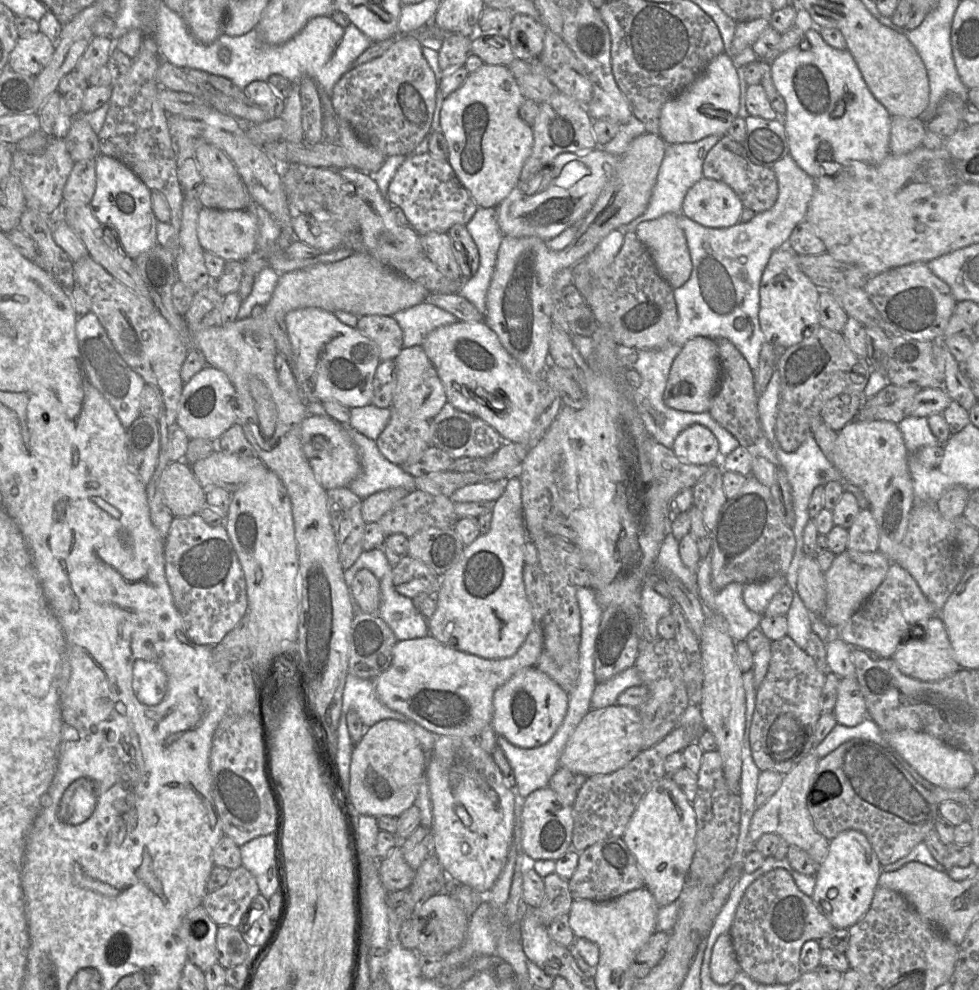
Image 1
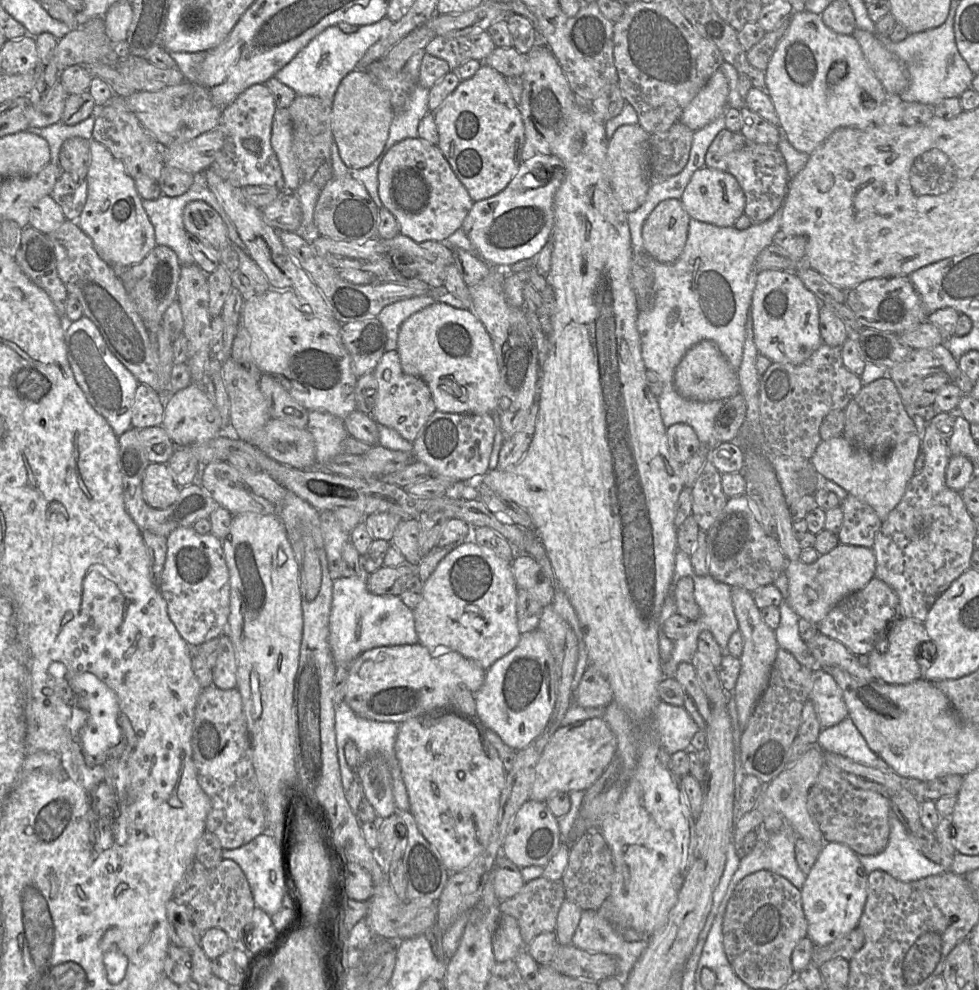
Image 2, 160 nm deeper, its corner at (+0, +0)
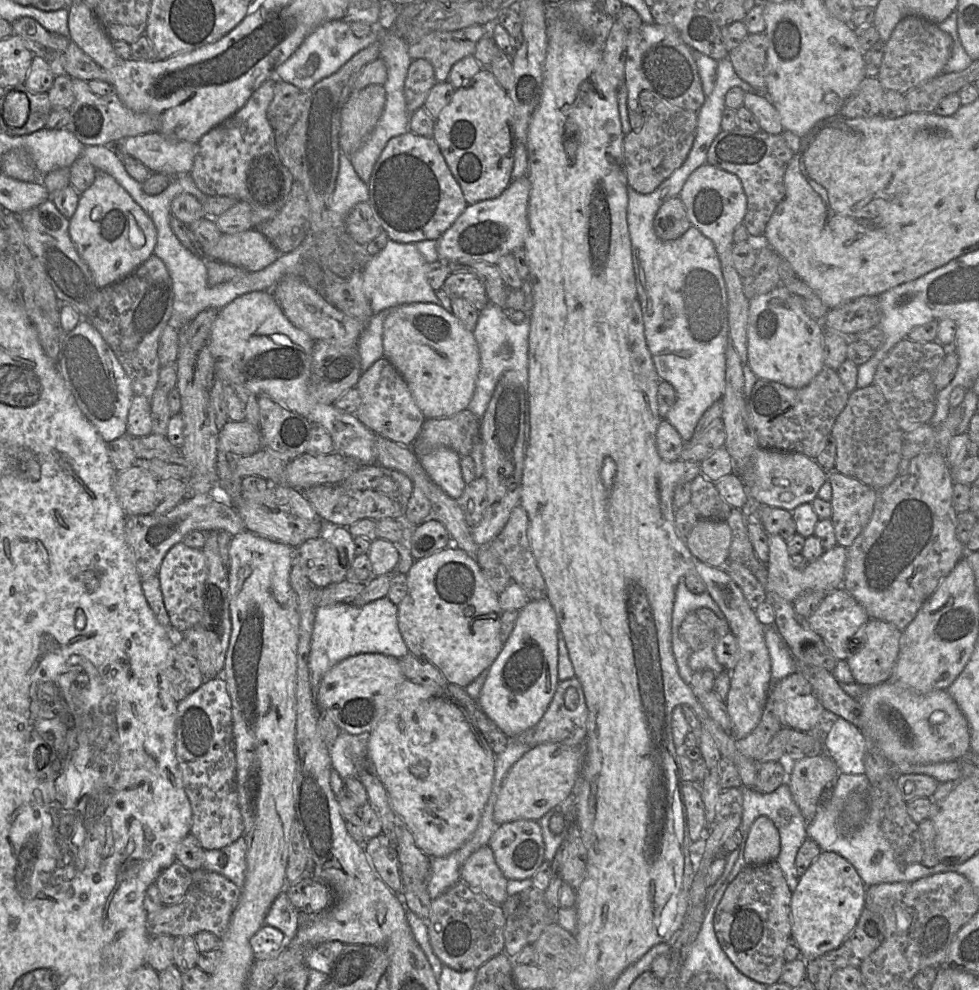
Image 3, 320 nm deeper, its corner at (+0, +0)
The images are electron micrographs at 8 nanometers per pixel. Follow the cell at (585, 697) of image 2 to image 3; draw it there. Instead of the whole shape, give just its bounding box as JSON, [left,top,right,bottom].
[511,678,588,747]

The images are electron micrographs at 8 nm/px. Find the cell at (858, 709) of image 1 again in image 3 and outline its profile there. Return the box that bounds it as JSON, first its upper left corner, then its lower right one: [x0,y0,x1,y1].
[769,671,827,731]

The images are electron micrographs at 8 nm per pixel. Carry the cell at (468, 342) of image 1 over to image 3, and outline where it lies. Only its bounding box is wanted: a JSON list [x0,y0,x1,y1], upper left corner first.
[383,303,480,419]

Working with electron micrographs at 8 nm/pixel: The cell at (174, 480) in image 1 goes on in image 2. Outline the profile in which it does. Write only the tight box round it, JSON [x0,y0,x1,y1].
[142,463,180,509]

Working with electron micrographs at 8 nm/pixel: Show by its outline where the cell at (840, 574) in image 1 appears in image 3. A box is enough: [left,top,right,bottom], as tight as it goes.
[766,535,846,603]

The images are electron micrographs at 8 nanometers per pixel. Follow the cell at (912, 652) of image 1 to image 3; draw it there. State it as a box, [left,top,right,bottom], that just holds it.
[847,619,902,686]

